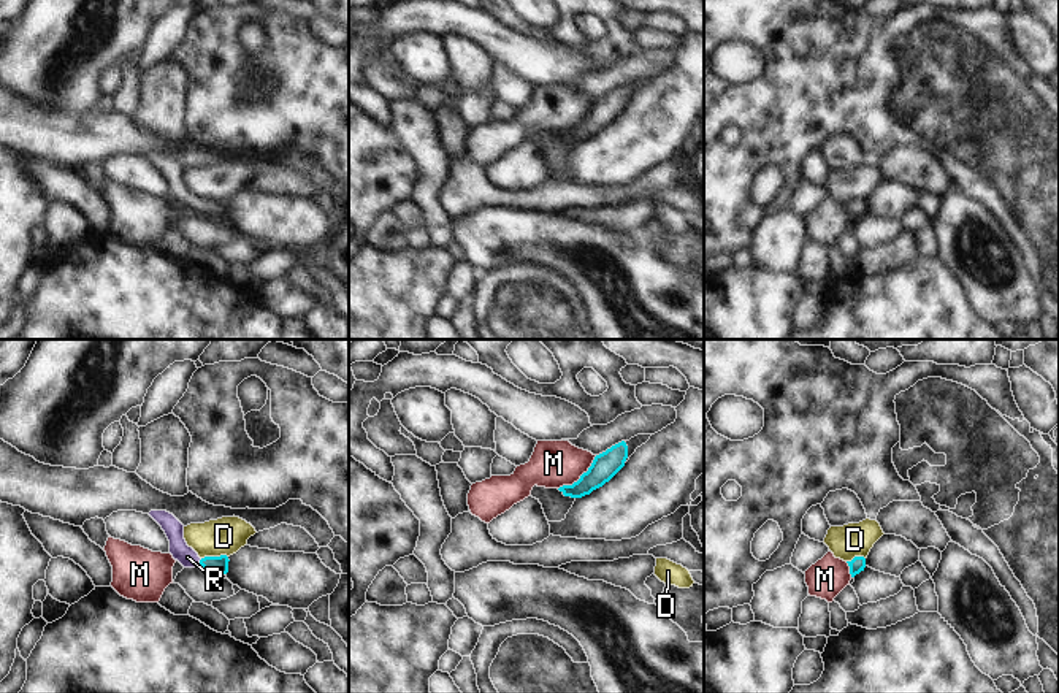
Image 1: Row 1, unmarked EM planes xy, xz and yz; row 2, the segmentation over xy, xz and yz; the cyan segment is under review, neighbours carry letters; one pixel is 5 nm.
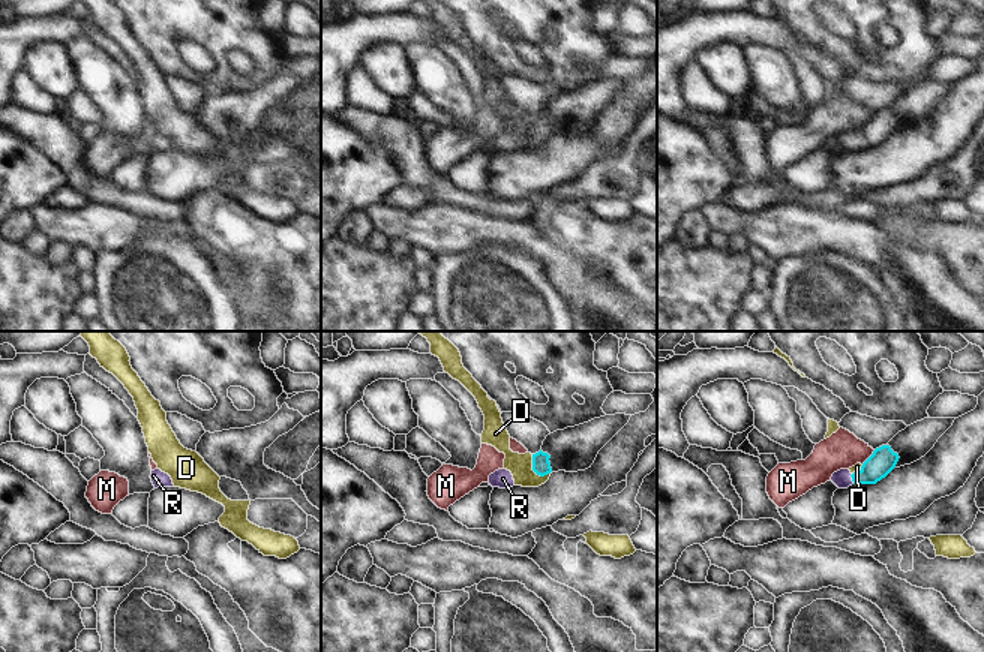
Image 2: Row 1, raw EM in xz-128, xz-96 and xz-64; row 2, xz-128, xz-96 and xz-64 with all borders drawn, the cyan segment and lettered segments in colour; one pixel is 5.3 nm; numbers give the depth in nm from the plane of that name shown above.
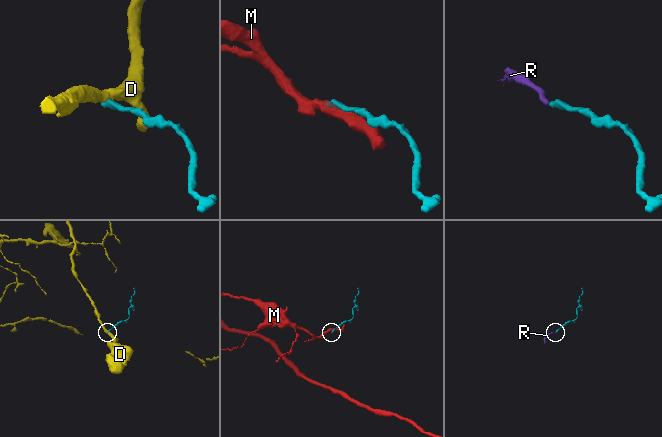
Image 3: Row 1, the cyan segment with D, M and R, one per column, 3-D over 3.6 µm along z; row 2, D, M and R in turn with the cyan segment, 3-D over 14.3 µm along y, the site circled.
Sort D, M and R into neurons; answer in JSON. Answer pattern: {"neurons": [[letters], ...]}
{"neurons": [["D"], ["M"], ["R"]]}

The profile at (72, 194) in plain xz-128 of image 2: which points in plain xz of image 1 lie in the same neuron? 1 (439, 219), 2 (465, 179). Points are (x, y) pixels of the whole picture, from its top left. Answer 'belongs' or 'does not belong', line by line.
1: does not belong
2: belongs

